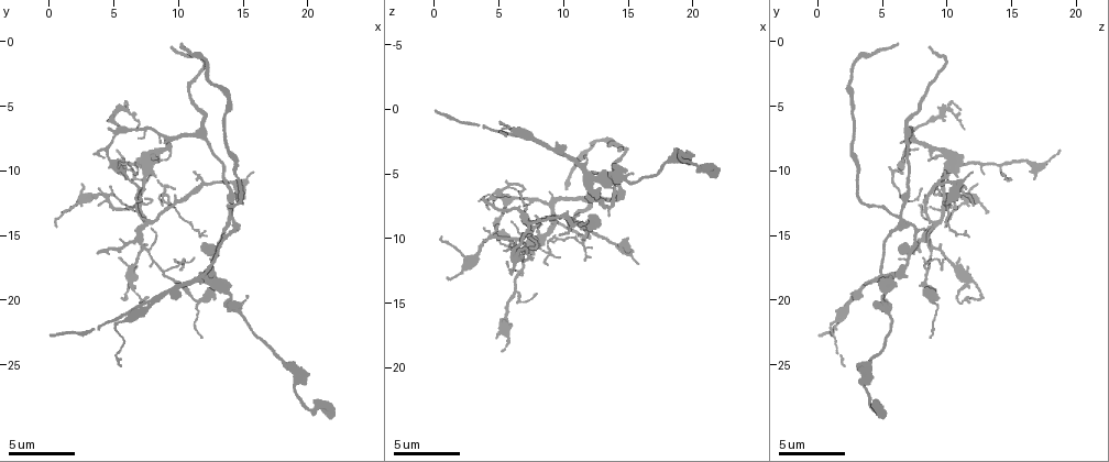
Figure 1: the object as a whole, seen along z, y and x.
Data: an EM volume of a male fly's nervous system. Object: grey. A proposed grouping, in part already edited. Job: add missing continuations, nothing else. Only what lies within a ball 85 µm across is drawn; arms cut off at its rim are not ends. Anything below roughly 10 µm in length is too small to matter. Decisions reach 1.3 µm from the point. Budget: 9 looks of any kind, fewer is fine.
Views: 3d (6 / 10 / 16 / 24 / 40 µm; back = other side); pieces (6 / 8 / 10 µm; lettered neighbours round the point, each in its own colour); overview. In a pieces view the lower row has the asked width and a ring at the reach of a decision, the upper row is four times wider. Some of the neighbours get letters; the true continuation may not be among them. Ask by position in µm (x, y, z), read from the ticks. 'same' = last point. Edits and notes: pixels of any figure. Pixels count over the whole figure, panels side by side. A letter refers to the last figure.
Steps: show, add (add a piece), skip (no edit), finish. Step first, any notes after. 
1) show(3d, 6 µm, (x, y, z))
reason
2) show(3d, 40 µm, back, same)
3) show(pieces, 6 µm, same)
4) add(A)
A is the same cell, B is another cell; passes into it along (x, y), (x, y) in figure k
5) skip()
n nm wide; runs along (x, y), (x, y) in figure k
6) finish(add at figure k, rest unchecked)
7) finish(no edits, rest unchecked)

show(pieces, 10 µm, (15.6, 10.4, 11.8))

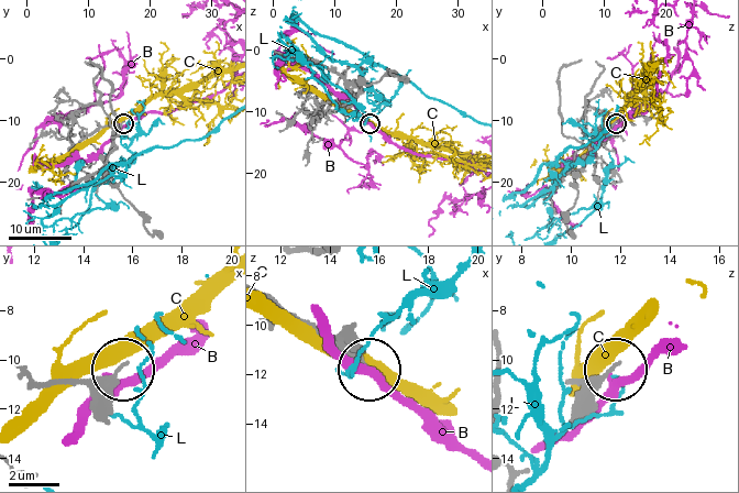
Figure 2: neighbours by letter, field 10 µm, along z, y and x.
skip()
100 nm wide; B, C and L are other cells; none of them fits

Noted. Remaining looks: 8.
show(pieces, 8 µm, (7.4, 19.6, 11.6))
an open end

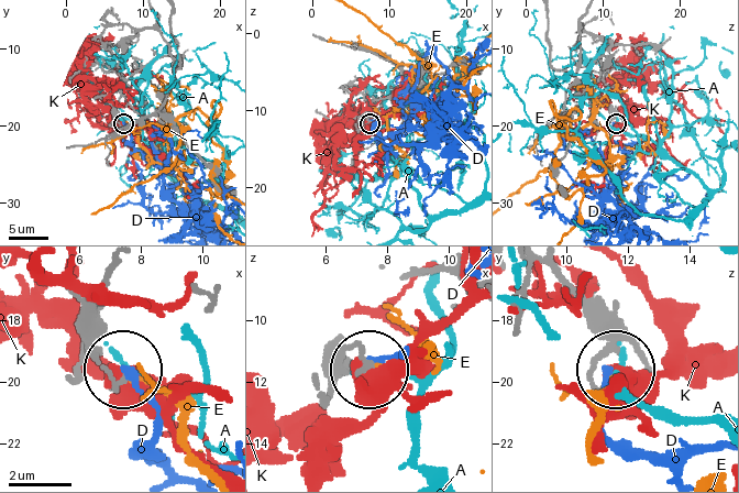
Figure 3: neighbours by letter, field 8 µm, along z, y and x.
skip()
A, D, E and K are other cells; runs along (550, 270), (592, 333), (592, 381), (610, 375) in figure 3; none of them fits

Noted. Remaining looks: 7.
show(pieces, 6 µm, (12.8, 19.6, 9.0))
free end

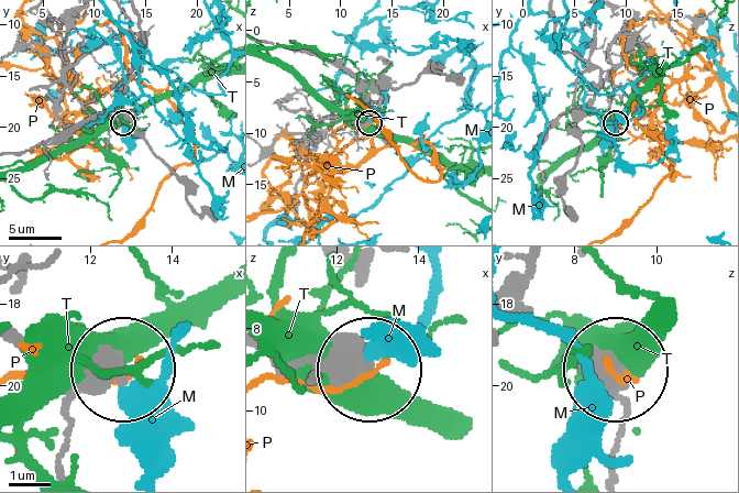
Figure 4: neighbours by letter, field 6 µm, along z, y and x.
skip()
M, P and T are other cells; no lettered piece goes on from it

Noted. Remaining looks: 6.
show(pieces, 10 µm, (21.8, 28.8, 4.8))
long arm stops here

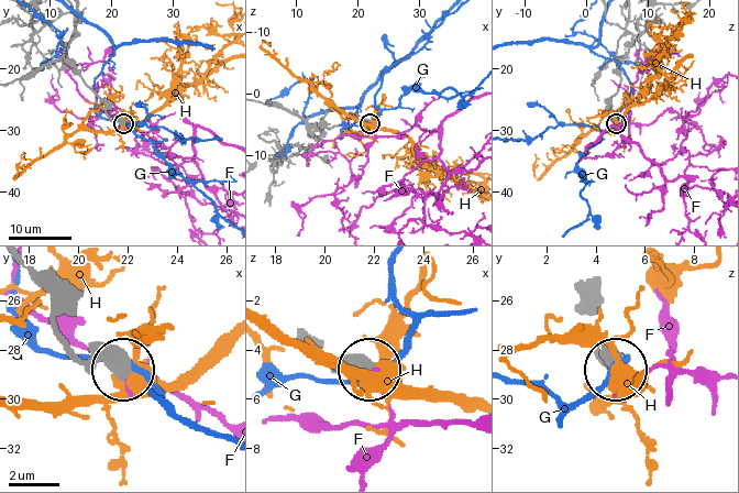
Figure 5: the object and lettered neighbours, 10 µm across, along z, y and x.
skip()
F, G and H are other cells; none of them fits

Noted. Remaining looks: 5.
finish(no edits, rest unchecked)

